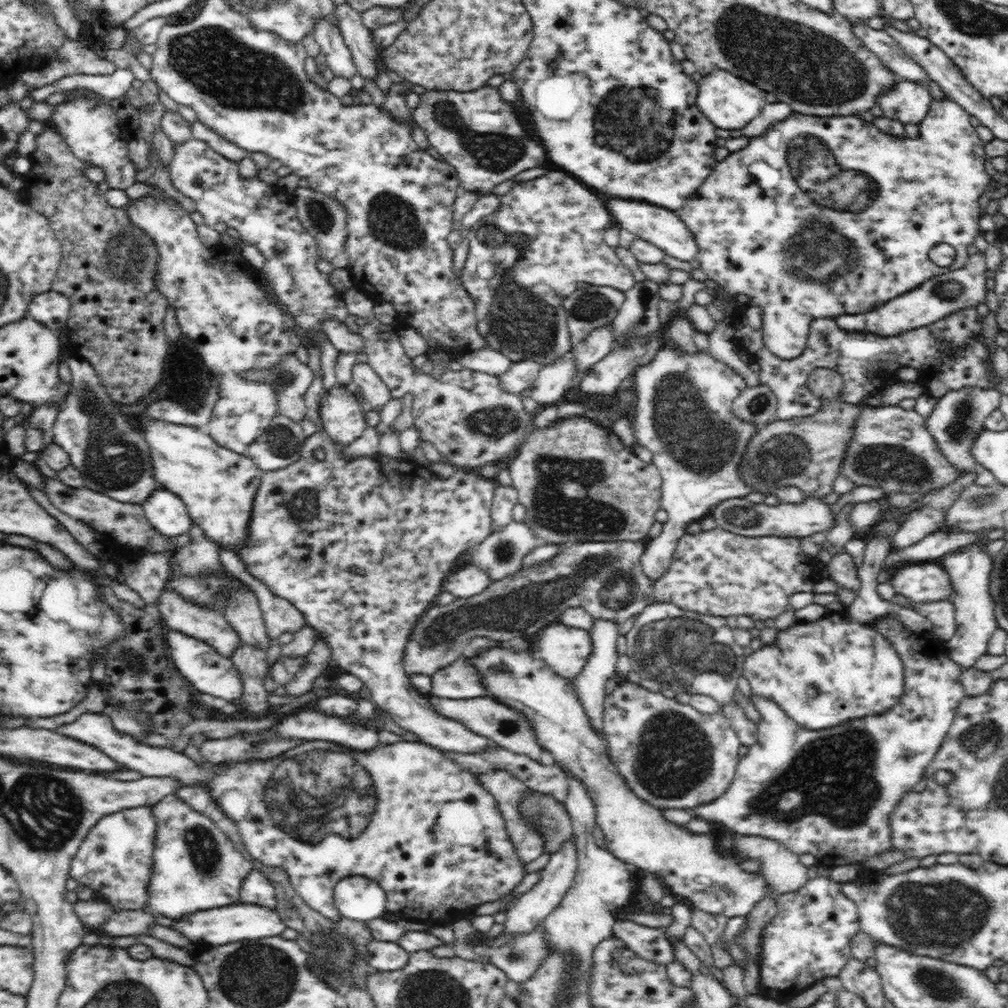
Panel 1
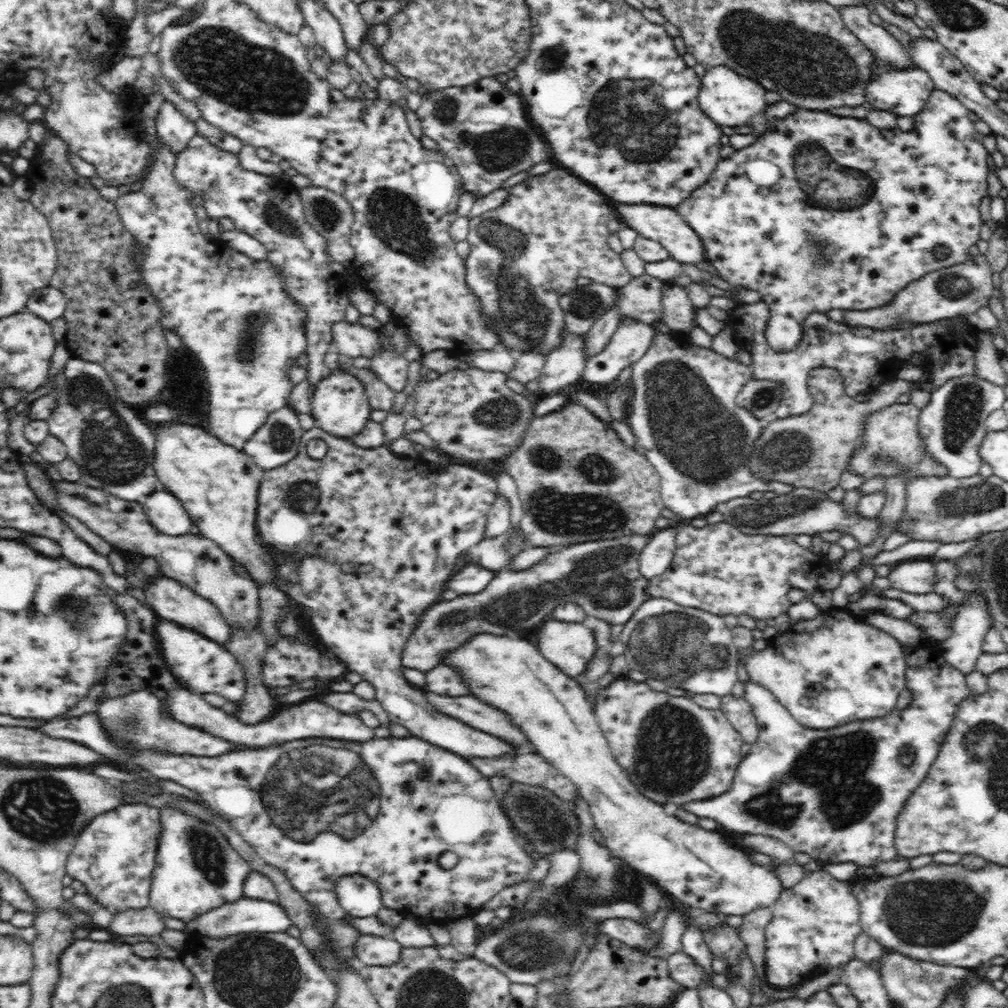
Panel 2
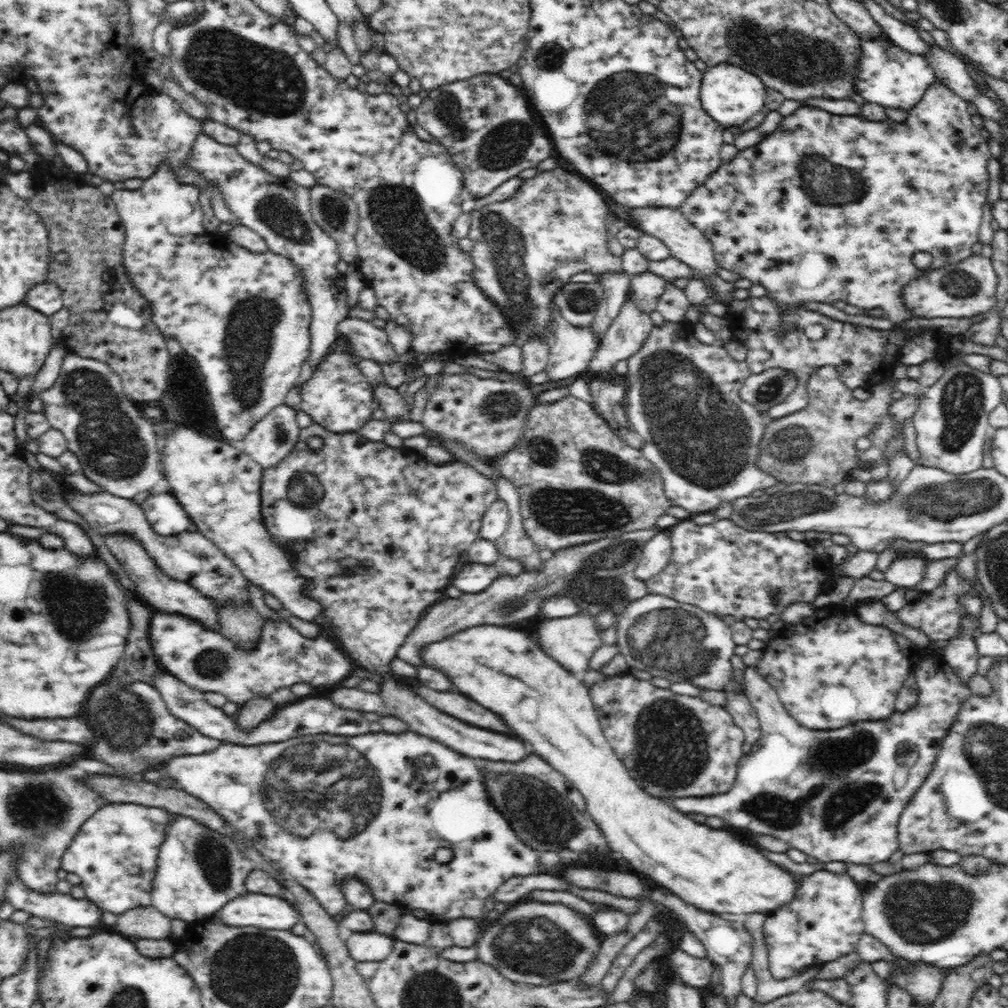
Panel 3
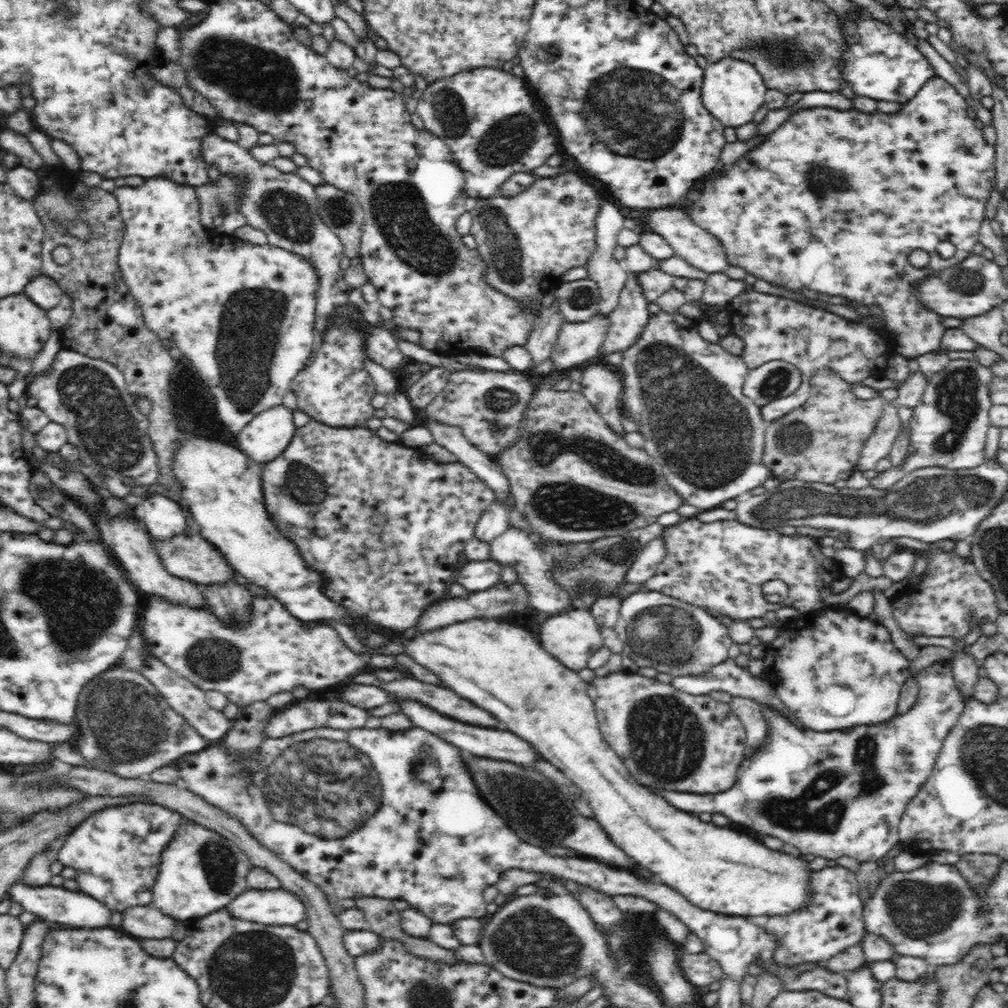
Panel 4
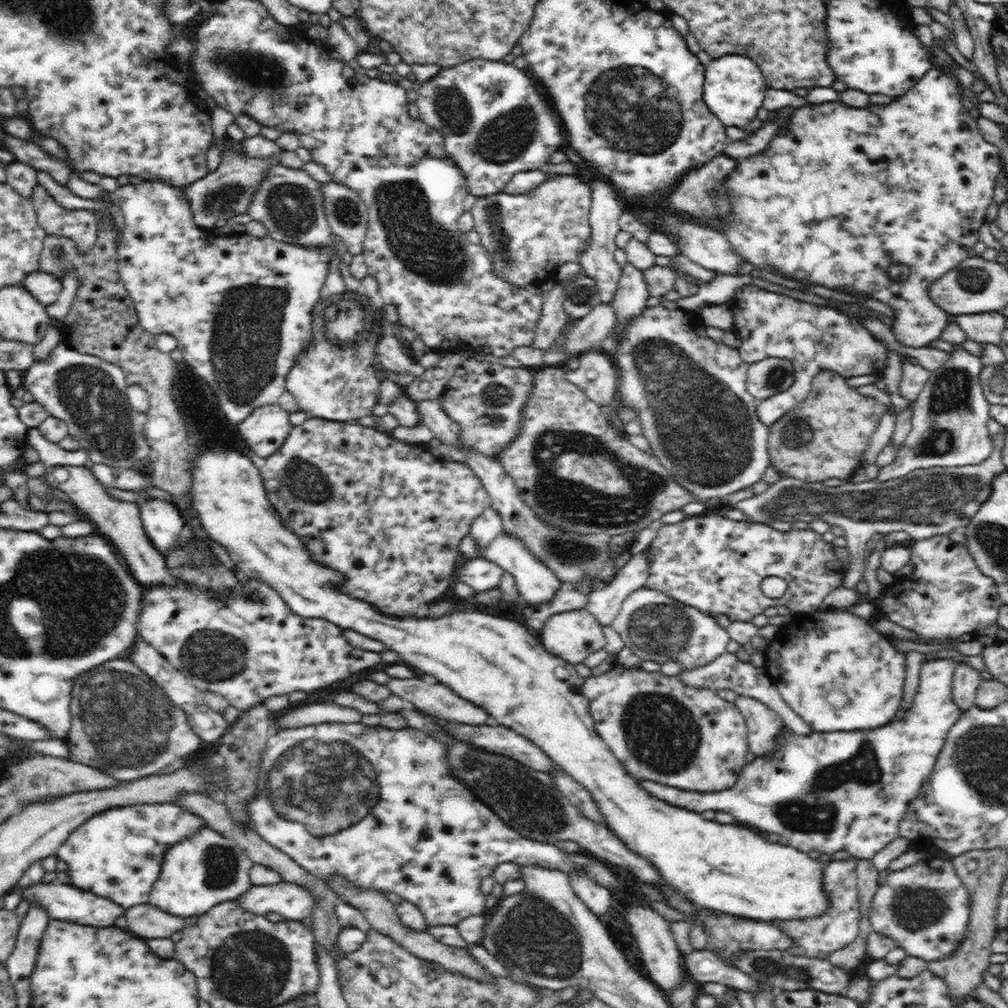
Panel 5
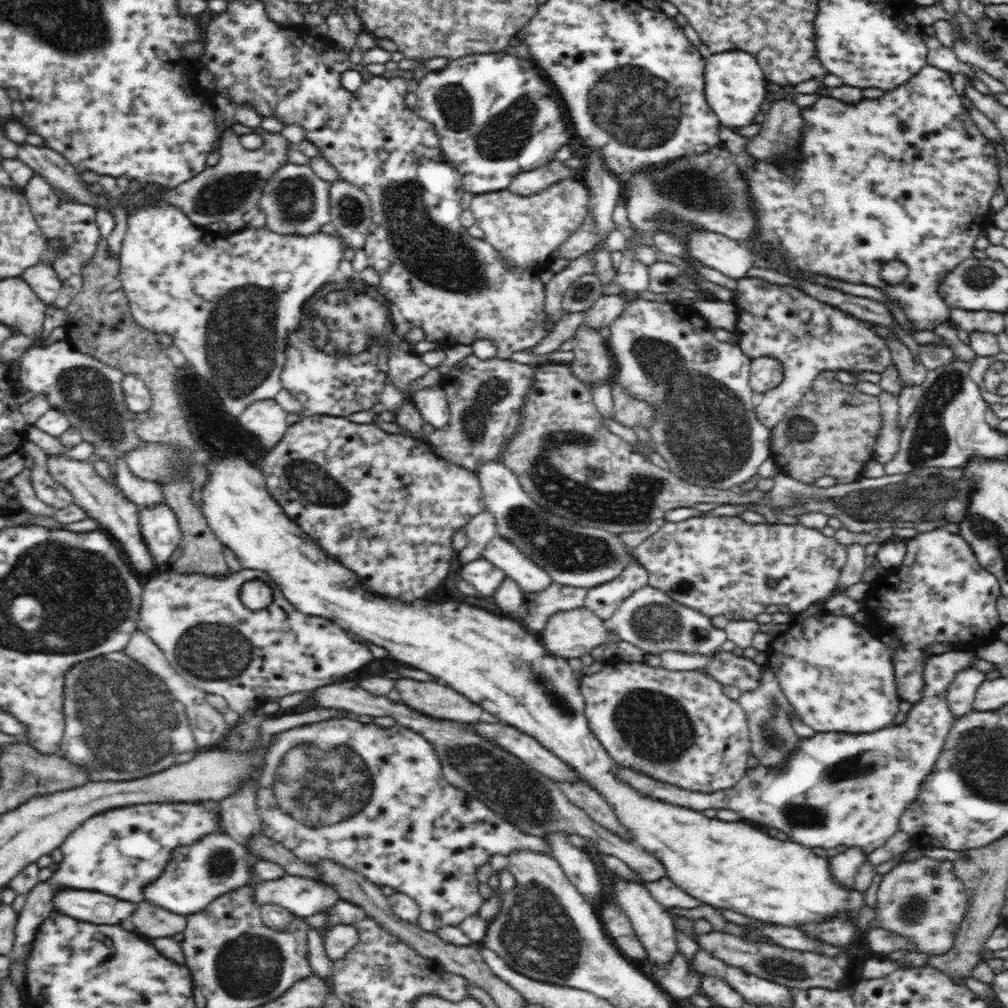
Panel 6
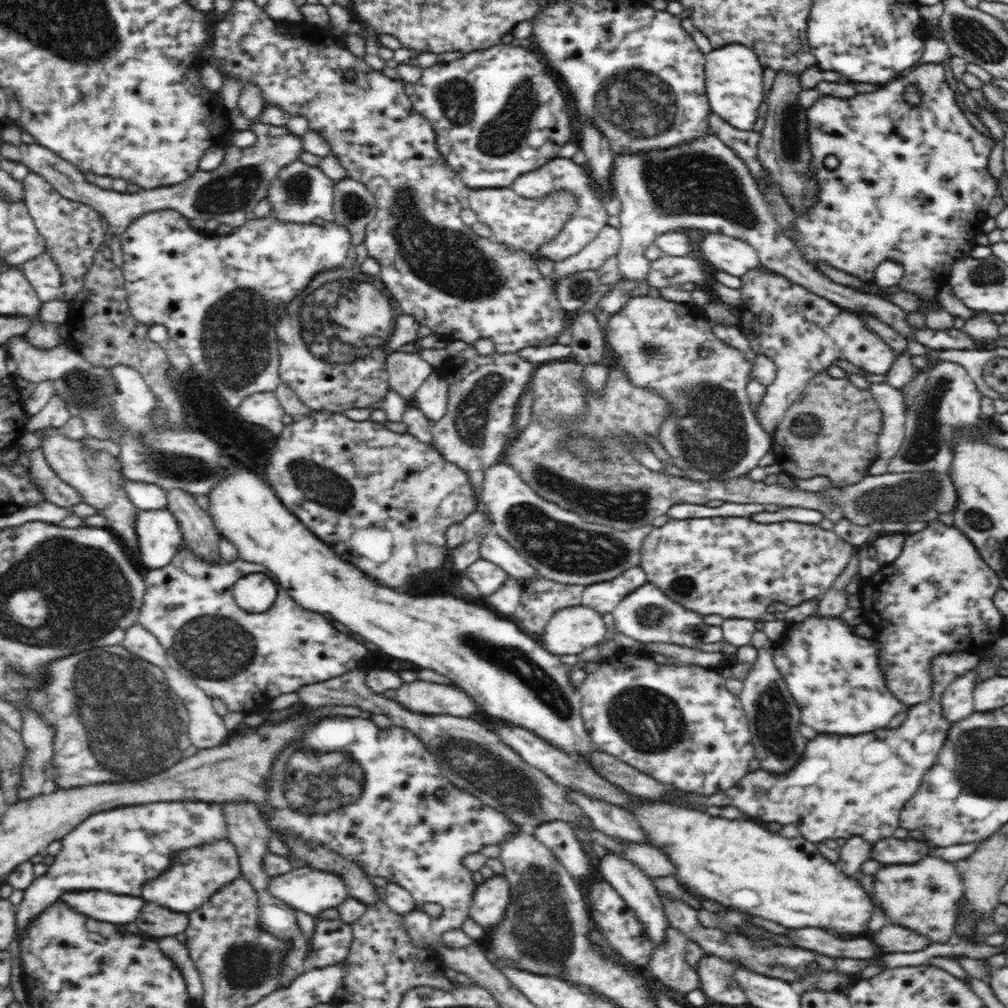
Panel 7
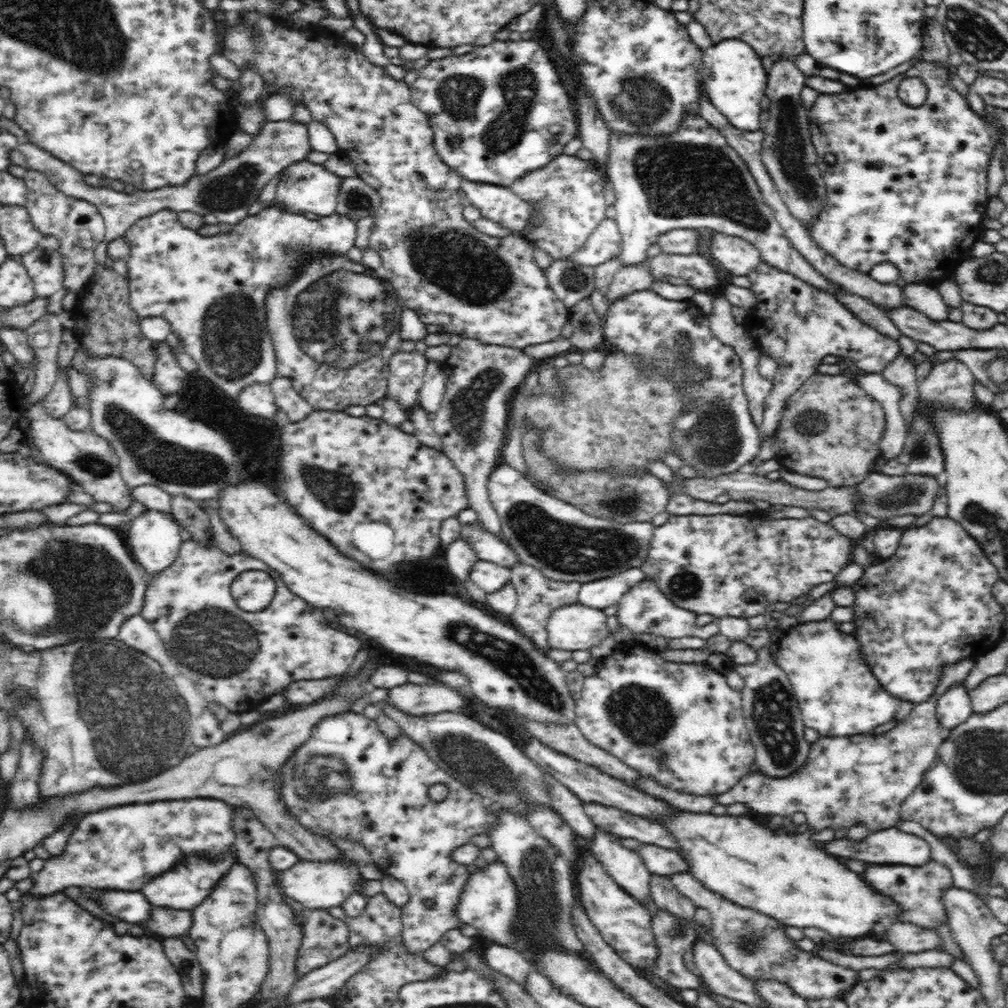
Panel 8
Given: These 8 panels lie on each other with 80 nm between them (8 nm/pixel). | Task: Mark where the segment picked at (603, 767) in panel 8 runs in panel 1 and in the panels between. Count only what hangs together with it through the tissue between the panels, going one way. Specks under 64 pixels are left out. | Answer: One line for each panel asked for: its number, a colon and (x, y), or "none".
1: (808, 790)
2: (807, 788)
3: (837, 795)
4: (832, 794)
5: (849, 791)
6: (849, 790)
7: (842, 786)

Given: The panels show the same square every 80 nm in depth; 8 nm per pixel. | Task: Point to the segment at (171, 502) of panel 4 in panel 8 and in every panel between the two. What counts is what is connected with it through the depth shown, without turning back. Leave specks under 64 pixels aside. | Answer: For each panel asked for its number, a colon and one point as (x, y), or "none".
5: (161, 520)
6: (161, 532)
7: (159, 536)
8: (153, 538)

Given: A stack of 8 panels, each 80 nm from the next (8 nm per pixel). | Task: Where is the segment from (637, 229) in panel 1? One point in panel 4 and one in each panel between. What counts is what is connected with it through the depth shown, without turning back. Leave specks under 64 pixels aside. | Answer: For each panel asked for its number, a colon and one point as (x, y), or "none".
2: (658, 223)
3: (685, 242)
4: (689, 241)

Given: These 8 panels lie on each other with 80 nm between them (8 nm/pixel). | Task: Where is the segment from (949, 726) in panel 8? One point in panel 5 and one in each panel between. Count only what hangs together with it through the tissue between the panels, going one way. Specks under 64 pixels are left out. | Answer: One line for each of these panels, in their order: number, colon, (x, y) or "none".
5: (966, 680)
6: (960, 696)
7: (957, 701)

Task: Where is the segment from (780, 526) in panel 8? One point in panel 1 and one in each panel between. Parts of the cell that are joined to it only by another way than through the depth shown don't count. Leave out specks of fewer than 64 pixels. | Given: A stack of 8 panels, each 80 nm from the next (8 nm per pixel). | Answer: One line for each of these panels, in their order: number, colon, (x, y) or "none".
1: (716, 572)
2: (717, 568)
3: (719, 567)
4: (720, 566)
5: (710, 562)
6: (717, 566)
7: (734, 567)

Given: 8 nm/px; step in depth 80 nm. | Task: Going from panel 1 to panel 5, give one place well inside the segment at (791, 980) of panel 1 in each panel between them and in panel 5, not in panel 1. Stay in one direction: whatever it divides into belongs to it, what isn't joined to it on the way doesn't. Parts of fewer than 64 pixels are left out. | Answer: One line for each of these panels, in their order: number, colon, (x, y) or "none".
2: (814, 925)
3: (822, 923)
4: (832, 921)
5: (816, 937)

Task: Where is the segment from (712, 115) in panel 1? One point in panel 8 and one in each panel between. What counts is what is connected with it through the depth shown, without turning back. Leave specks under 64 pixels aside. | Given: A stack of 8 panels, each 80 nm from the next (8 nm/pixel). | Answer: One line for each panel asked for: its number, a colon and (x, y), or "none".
2: (730, 100)
3: (730, 95)
4: (732, 91)
5: (734, 89)
6: (735, 88)
7: (733, 75)
8: (735, 80)

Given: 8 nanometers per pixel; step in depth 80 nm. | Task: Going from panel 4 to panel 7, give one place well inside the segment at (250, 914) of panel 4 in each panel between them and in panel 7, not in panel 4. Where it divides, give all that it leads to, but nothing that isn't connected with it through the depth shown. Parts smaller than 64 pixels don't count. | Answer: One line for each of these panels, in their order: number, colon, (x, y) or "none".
5: (291, 901)
6: (303, 897)
7: (306, 889)

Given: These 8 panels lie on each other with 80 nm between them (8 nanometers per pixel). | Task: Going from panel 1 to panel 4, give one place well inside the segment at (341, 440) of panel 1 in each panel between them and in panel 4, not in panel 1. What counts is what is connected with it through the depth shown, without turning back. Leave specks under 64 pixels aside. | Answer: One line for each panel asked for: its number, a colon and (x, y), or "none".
2: (339, 404)
3: (338, 396)
4: (334, 389)

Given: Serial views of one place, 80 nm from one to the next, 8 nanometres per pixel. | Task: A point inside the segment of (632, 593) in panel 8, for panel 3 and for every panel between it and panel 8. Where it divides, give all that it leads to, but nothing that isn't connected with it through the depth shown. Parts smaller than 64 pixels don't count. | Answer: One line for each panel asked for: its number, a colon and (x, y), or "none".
3: (652, 636)
4: (655, 629)
5: (656, 627)
6: (650, 619)
7: (647, 615)

